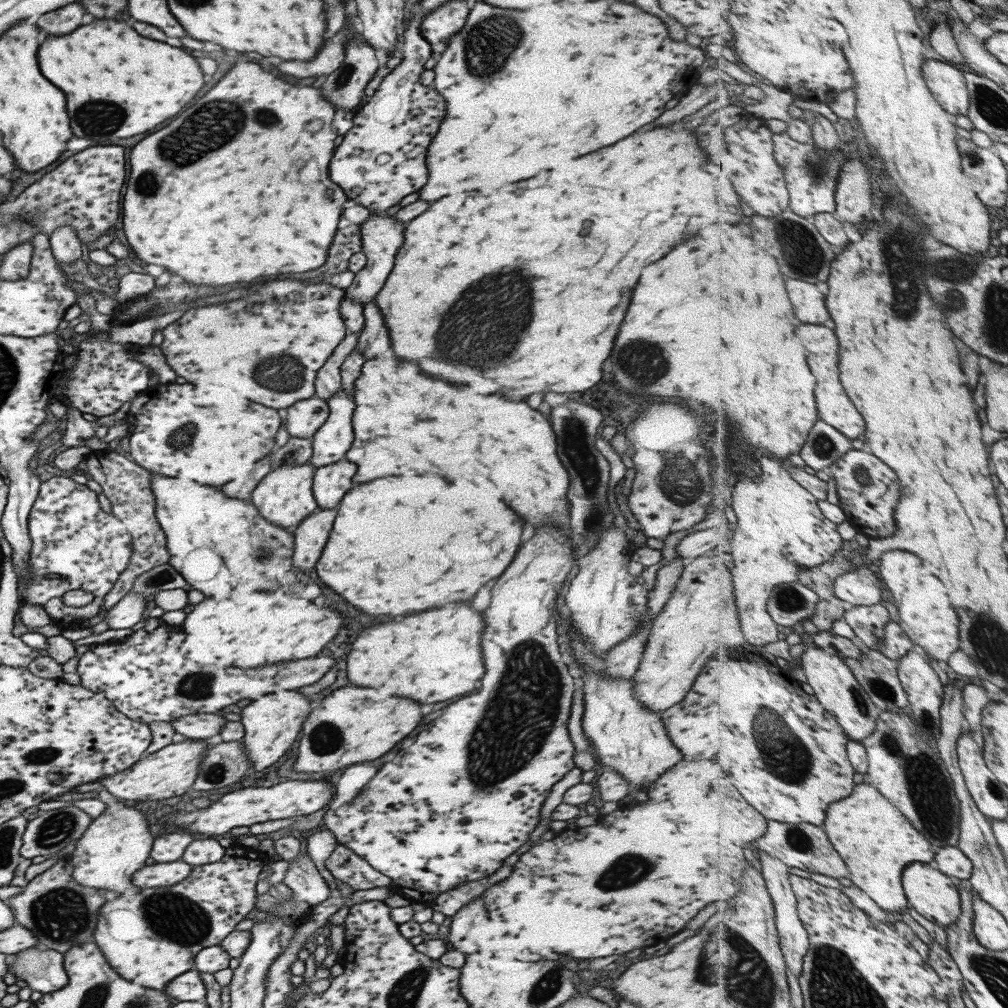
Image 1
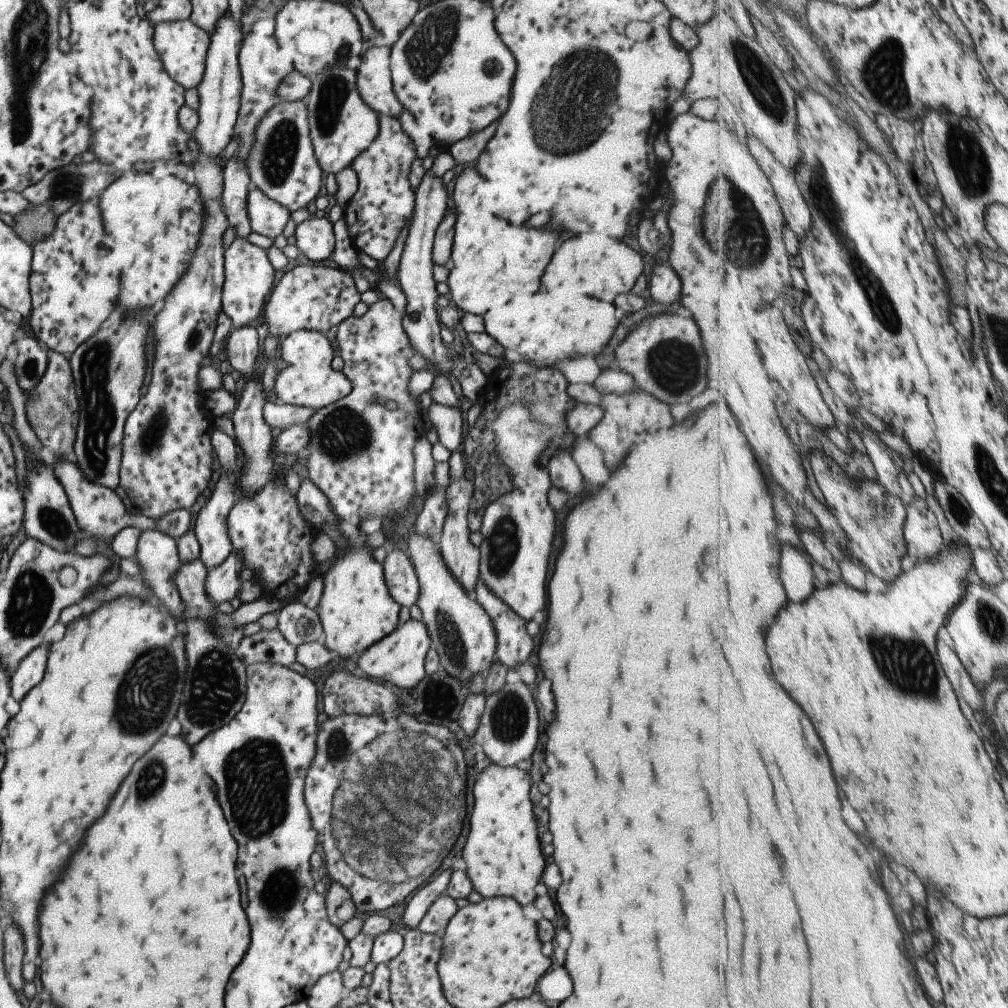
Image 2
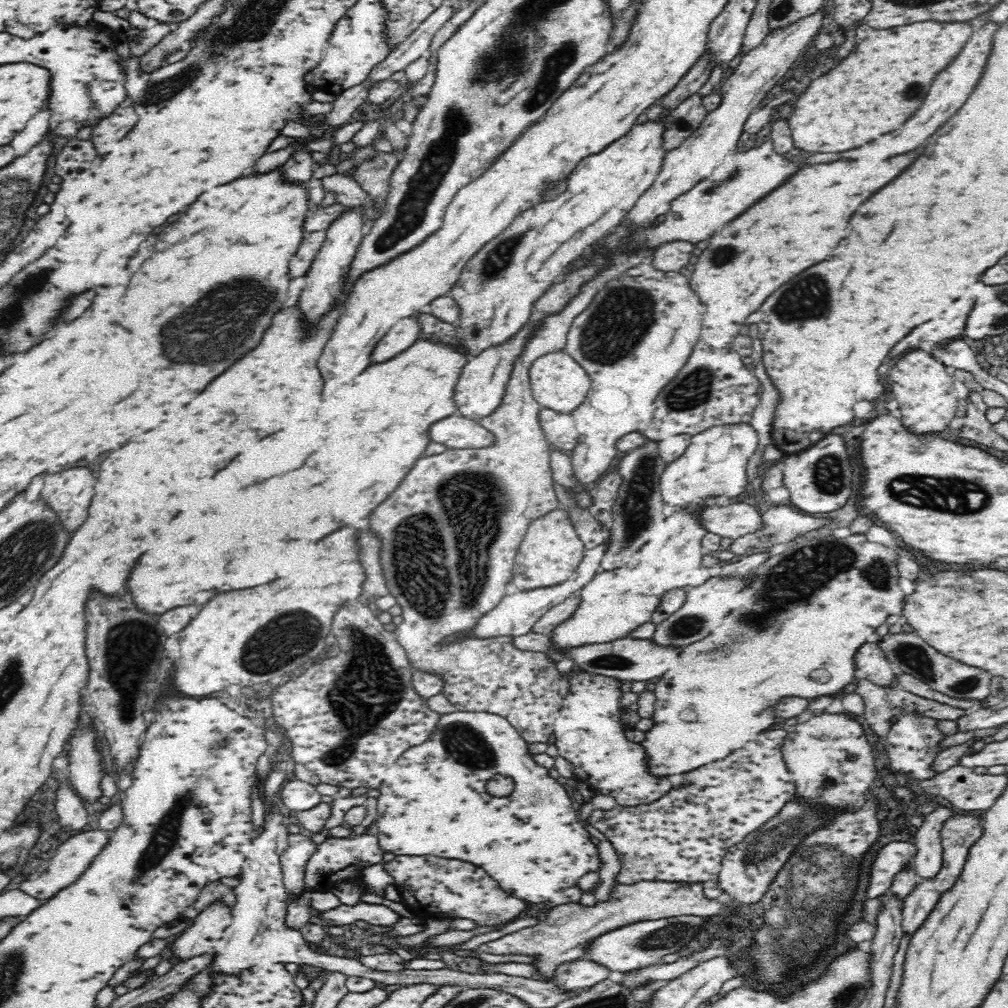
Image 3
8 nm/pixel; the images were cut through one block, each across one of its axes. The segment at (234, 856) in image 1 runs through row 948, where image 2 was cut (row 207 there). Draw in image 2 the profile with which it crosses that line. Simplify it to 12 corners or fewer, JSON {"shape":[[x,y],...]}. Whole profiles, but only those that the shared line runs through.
{"shape":[[121,175],[98,197],[113,306],[182,277],[202,233],[196,186]]}

